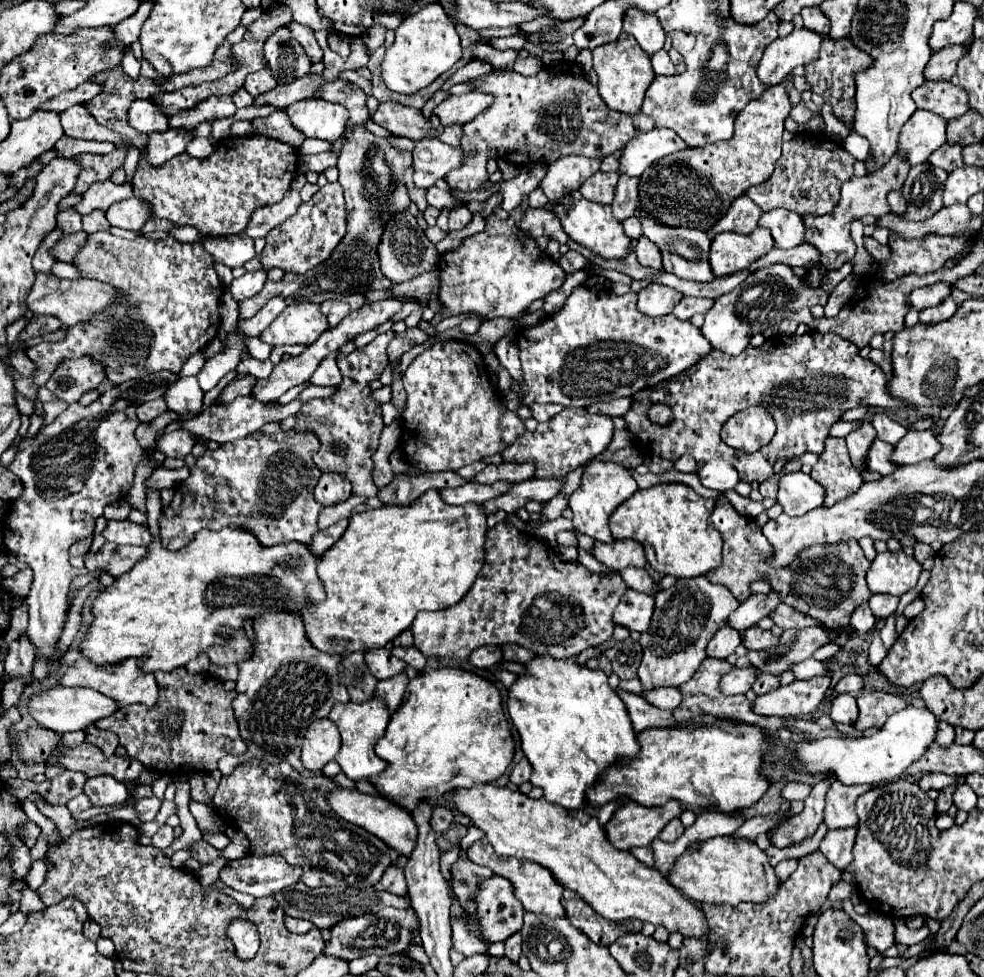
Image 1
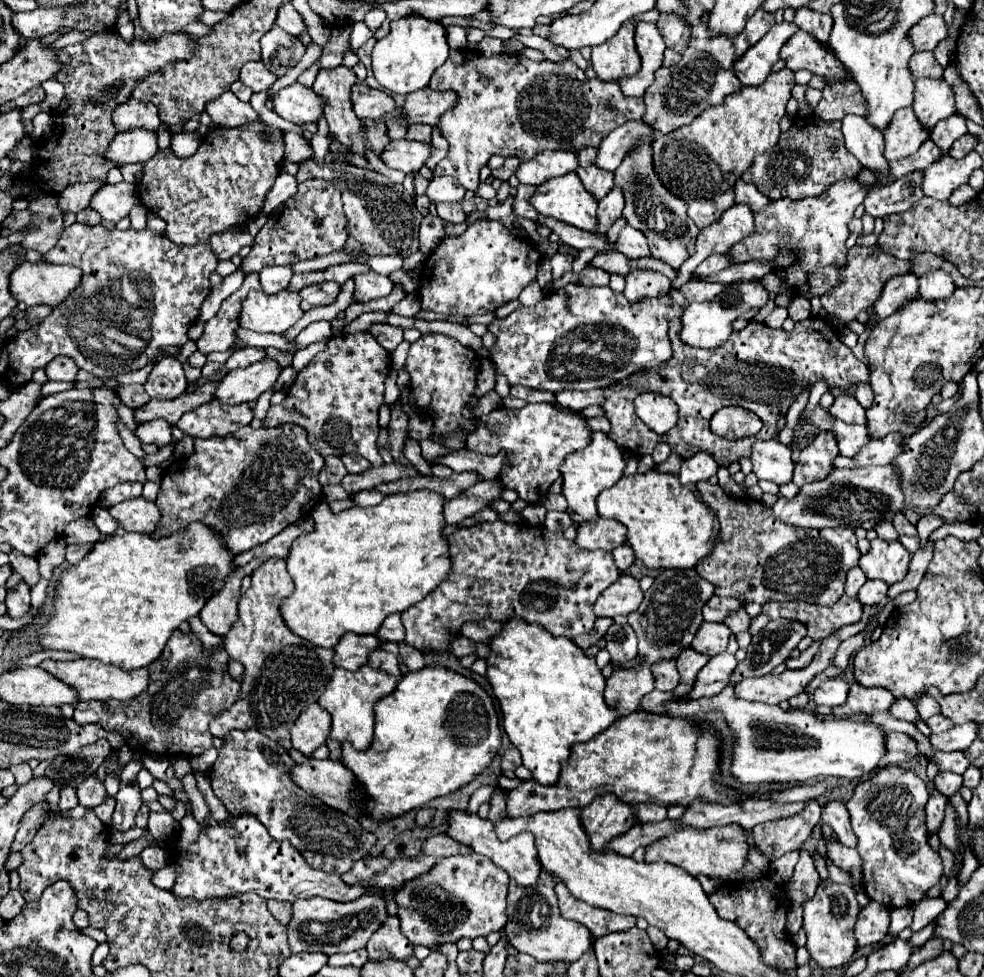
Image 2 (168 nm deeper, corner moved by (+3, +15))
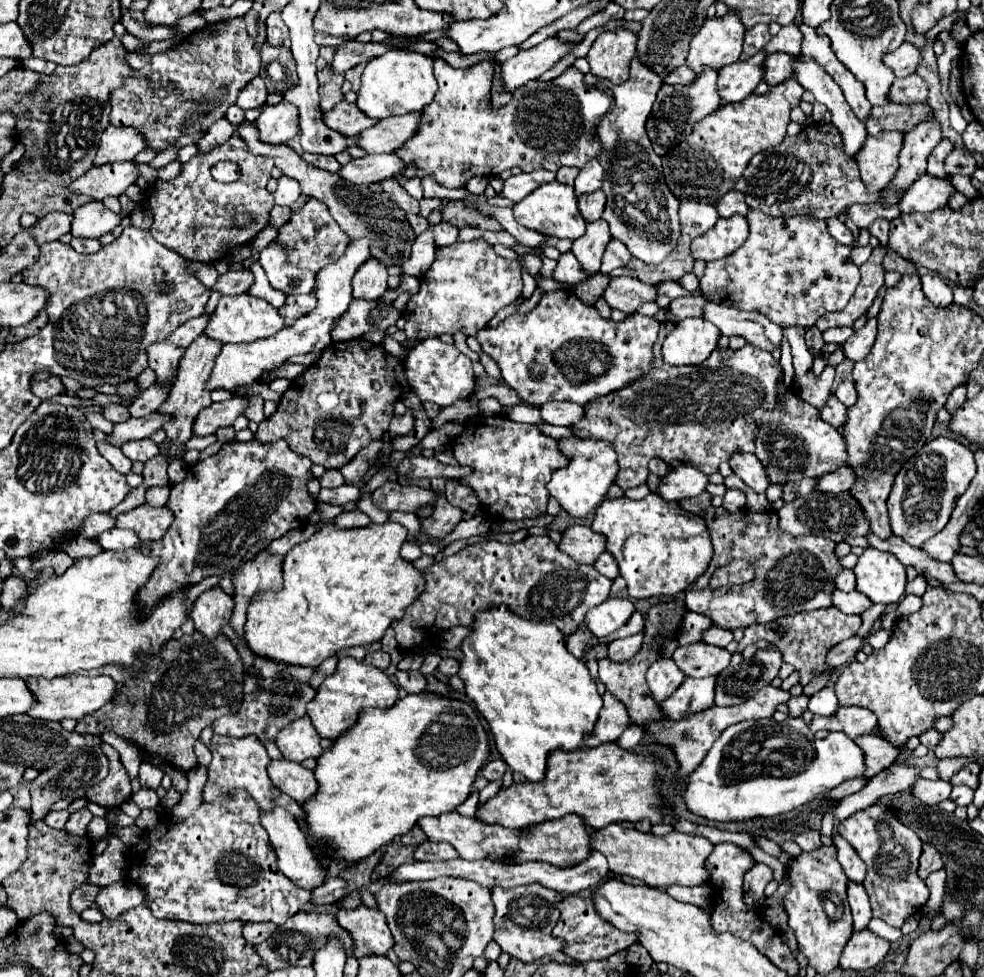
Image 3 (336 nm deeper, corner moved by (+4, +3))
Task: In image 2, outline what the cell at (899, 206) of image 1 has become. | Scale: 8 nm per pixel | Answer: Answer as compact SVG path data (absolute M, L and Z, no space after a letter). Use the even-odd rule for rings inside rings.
M845 116L843 118L843 136L845 136L845 146L847 150L865 166L865 168L871 168L877 182L881 186L889 186L893 184L895 180L889 180L889 162L885 160L883 156L883 134L877 132L877 128L873 128L863 116Z

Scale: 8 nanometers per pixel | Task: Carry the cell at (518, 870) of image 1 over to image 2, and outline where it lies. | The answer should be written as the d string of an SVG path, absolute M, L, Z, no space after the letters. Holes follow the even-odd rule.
M465 810L449 812L447 822L449 822L447 834L449 834L453 840L457 840L457 842L461 842L461 844L465 844L465 846L471 846L477 854L487 856L493 864L497 864L501 870L505 870L519 886L531 888L533 884L537 884L539 874L541 874L541 864L539 864L539 860L537 860L537 848L535 848L535 844L533 844L533 836L531 836L531 834L521 834L521 836L515 836L513 840L501 842L501 840L495 836L493 824L491 824L489 820L483 820L483 818L479 818L477 814L467 814Z

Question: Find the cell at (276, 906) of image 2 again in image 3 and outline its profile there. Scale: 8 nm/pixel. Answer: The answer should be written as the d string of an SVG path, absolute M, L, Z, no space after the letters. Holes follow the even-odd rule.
M272 922L246 924L242 928L242 936L244 936L244 940L248 940L248 944L260 944L260 942L268 940L268 936L272 936L274 930L276 930L276 924L272 924Z

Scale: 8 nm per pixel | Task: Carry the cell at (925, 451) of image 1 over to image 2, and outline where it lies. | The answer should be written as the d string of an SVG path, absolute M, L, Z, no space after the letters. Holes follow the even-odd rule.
M891 432L889 436L881 440L871 440L861 448L861 452L855 456L859 466L871 466L871 464L891 464L897 454L901 454L901 444L905 438L901 434Z

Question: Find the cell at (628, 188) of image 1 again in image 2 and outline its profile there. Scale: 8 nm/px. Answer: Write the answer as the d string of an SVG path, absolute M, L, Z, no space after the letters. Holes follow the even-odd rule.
M613 186L609 196L605 196L605 200L599 200L599 210L597 210L599 230L597 230L597 234L607 234L611 224L621 216L623 208L625 208L623 188L621 186Z

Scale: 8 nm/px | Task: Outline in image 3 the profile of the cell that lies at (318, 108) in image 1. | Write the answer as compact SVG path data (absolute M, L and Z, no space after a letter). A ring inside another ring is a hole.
M286 100L276 106L262 106L262 112L254 124L258 128L260 142L284 144L300 132L298 108Z

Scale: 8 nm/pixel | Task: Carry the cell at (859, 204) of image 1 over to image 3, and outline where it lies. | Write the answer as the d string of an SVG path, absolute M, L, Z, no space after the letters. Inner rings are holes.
M756 210L748 212L746 220L750 224L750 234L746 242L730 256L706 264L706 272L700 278L700 288L706 300L712 300L716 304L728 304L740 310L760 312L782 328L814 326L816 320L826 312L838 312L848 304L848 300L852 298L860 282L860 272L858 272L858 266L852 264L850 260L850 248L844 244L838 244L826 232L824 220L810 218L810 216L772 218Z

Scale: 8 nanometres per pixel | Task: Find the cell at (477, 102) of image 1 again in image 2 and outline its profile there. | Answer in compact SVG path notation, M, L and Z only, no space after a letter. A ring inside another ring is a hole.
M423 88L421 92L411 92L407 96L407 102L403 106L403 114L407 114L409 124L421 122L421 124L435 126L437 120L449 108L453 108L455 102L457 102L455 92L437 92L431 88Z

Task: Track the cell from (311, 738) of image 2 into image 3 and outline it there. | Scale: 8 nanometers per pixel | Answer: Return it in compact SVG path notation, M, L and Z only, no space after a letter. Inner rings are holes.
M302 716L294 724L288 724L288 728L282 728L276 734L276 746L282 756L292 762L304 762L306 758L318 758L322 754L320 736L308 716Z

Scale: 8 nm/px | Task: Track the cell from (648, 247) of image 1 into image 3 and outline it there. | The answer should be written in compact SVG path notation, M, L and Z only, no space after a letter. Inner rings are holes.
M610 240L608 242L608 248L604 250L604 256L602 256L602 274L608 274L610 270L614 268L620 268L620 266L626 266L630 262L632 254L628 252L628 248L620 242L620 240Z

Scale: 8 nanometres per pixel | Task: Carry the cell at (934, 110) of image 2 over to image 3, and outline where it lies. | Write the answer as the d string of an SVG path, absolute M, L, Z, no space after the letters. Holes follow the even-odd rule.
M936 118L918 124L914 130L910 130L904 136L902 150L898 156L900 168L894 180L890 180L890 184L882 190L884 200L880 204L884 206L900 204L904 192L912 186L912 182L916 182L922 174L926 174L926 158L940 140L942 140L942 132Z

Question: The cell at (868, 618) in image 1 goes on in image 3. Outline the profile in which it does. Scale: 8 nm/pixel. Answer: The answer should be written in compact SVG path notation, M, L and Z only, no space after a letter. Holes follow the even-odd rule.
M852 570L840 572L840 576L836 576L836 588L844 590L844 592L856 590L856 576L854 576L854 572Z

